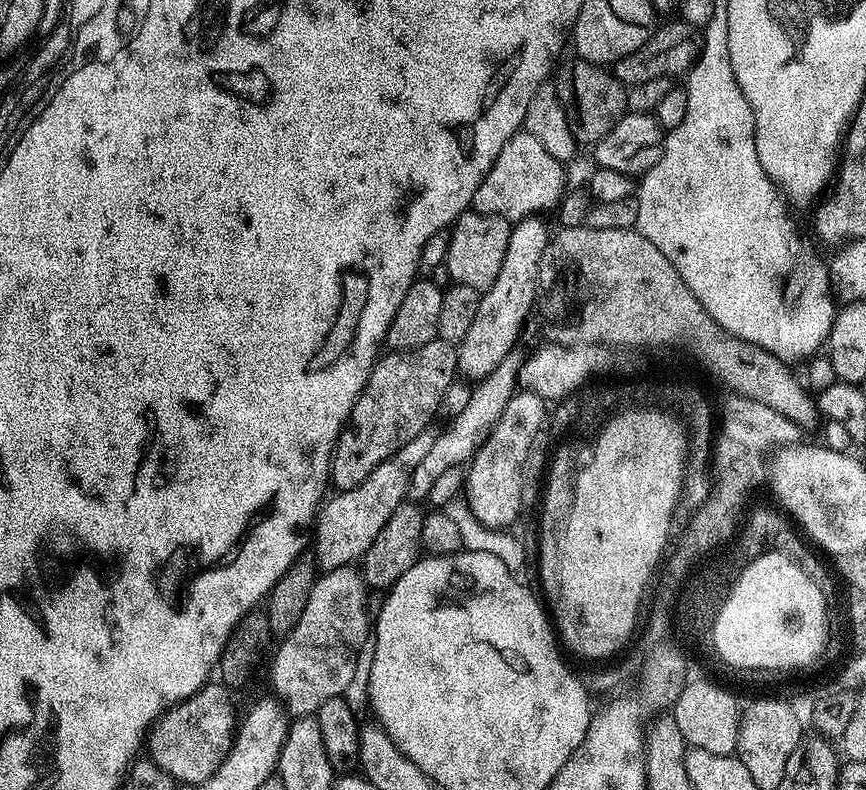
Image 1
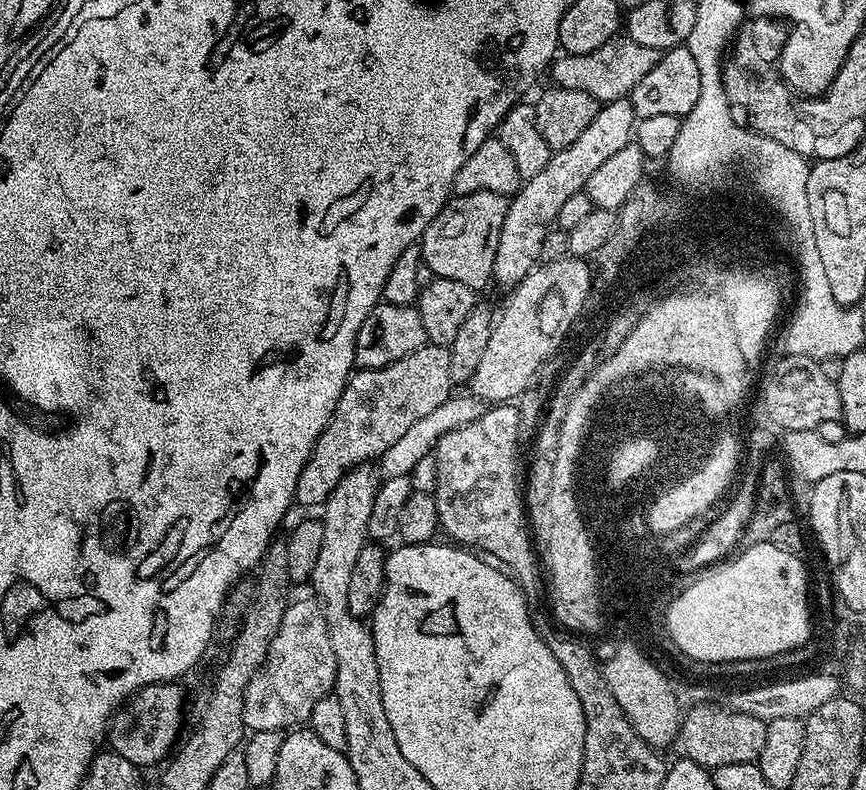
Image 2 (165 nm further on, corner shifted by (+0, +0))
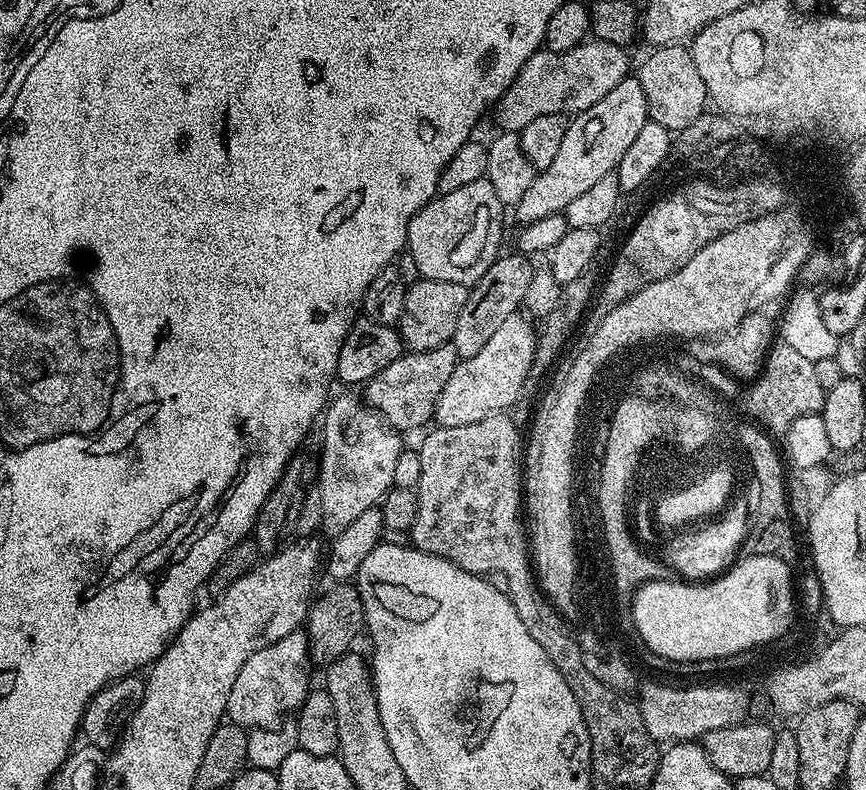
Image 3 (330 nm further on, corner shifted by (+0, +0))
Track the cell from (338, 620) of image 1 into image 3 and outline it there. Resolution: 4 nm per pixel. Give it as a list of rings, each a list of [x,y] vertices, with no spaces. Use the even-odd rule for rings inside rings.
[[[300,630],[286,634],[284,638],[278,638],[278,642],[250,654],[250,658],[246,658],[246,666],[238,670],[234,686],[230,686],[227,719],[231,723],[241,724],[245,730],[270,728],[283,721],[287,712],[295,713],[308,697],[308,668],[308,638]]]

